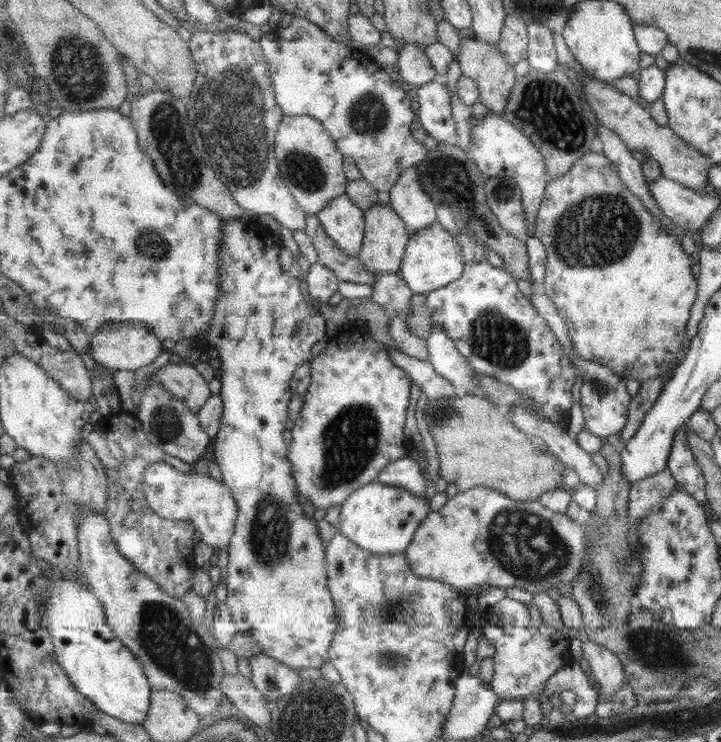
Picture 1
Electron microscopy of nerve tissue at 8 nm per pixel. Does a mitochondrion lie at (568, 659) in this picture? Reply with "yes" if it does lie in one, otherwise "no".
no

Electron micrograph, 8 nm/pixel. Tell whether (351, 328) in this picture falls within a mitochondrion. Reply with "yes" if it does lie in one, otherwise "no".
no

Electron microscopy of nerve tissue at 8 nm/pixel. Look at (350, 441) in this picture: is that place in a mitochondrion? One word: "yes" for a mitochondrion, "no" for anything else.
yes

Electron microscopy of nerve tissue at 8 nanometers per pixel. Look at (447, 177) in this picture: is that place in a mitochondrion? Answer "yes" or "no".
yes

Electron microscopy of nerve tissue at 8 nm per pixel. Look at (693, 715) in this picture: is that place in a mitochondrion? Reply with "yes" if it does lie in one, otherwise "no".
yes

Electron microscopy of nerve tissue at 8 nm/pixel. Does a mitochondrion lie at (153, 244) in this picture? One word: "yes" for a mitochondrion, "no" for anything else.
yes

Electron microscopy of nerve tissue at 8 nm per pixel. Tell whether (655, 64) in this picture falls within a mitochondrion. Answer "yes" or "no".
no

